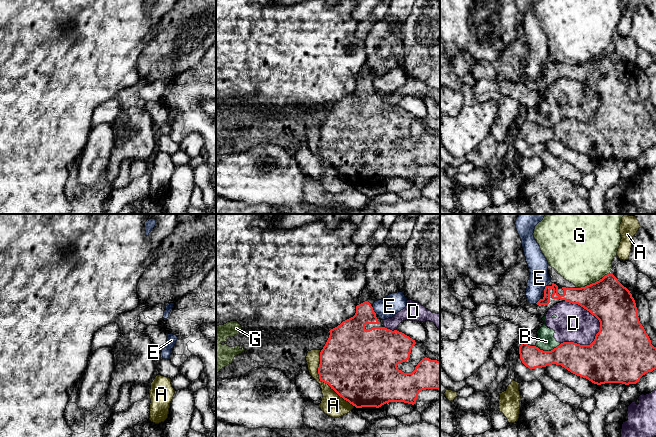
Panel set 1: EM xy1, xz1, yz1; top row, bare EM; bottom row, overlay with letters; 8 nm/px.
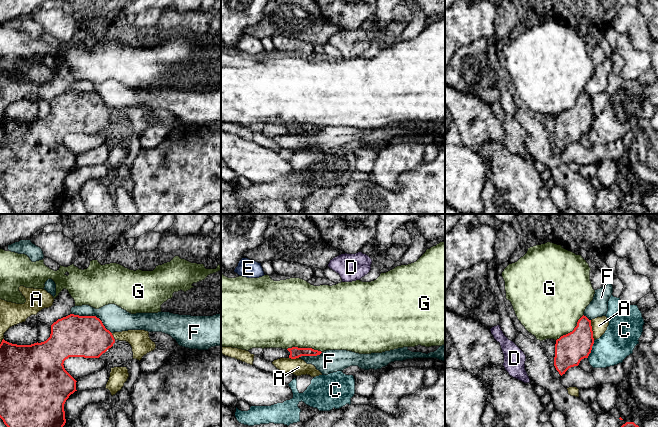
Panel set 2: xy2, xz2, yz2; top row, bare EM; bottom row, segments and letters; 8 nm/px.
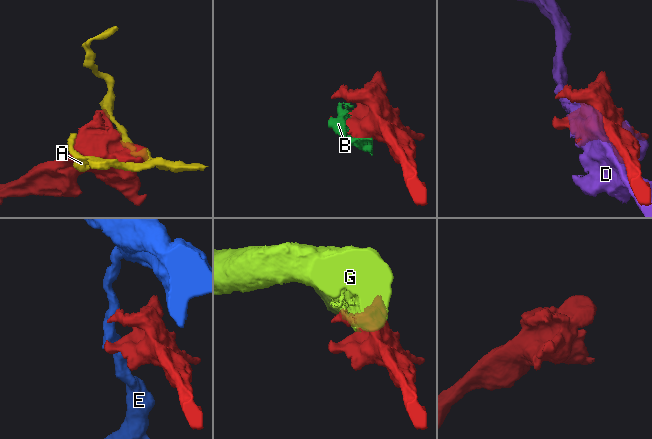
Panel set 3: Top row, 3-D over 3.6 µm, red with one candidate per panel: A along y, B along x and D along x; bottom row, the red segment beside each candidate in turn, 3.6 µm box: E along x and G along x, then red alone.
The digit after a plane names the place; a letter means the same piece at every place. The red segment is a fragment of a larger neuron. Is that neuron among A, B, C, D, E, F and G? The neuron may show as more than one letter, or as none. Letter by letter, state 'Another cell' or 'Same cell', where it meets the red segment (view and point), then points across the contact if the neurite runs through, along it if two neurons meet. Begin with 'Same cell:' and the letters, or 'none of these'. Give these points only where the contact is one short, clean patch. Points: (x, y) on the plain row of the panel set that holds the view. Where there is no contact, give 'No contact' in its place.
Same cell: none of these
A: Another cell. Touches red at xz1 (322, 157)
B: Another cell. Touches red at yz1 (548, 127)
C: Another cell. Touches red at yz2 (591, 125). Boundary: yz2 (594, 117), (591, 128), (587, 133)
D: Another cell. Touches red at yz1 (594, 91)
E: Another cell. Touches red at xz1 (373, 86)
F: Another cell. Touches red at xy2 (93, 92). Boundary: xy2 (72, 89), (96, 92), (111, 109)
G: Another cell. Touches red at xz2 (304, 124)

